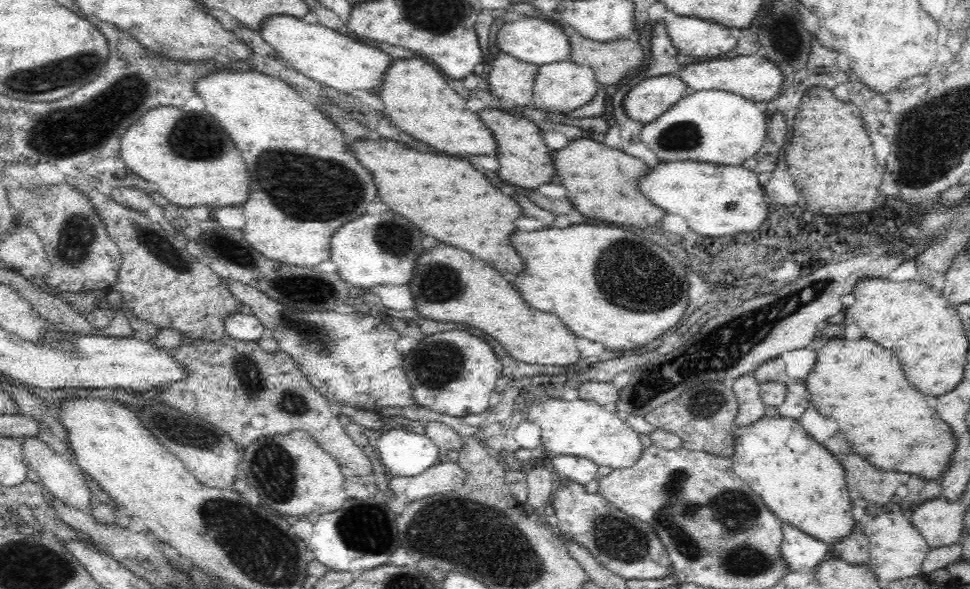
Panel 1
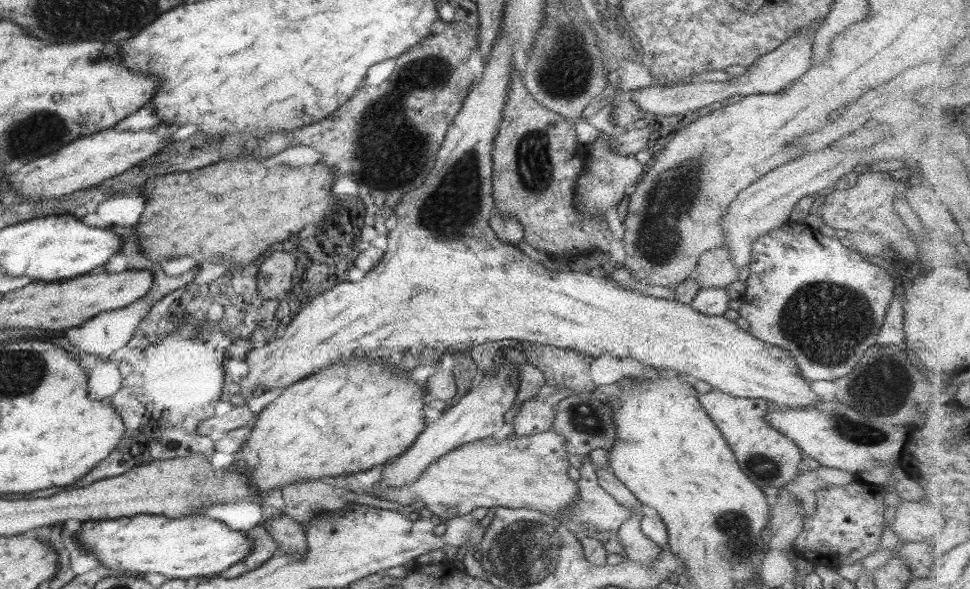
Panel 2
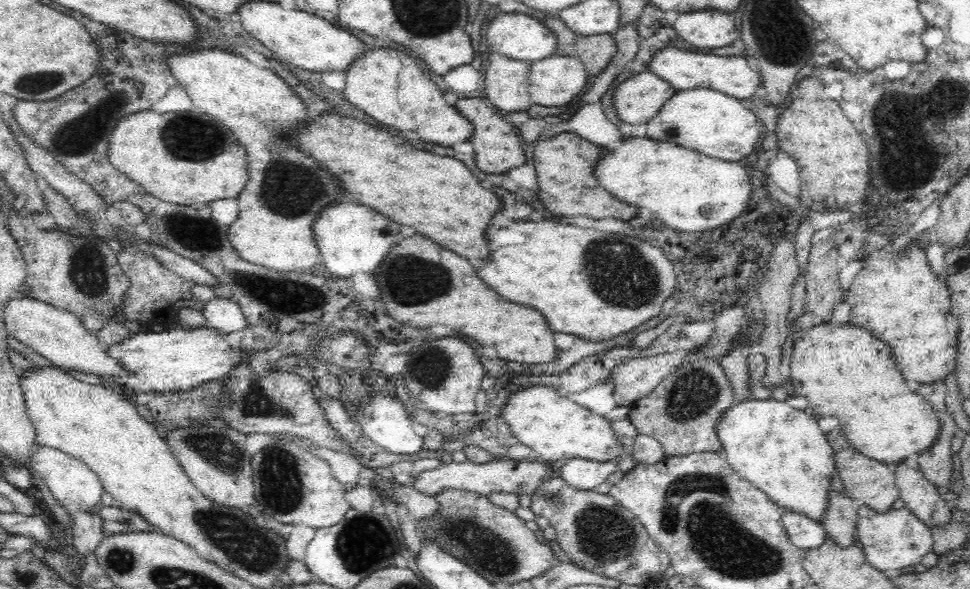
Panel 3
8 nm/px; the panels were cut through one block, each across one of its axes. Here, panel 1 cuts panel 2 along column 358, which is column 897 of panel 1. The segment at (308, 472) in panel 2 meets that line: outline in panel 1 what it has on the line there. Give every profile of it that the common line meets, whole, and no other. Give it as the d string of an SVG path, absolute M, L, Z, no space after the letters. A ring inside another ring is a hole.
M865 337L857 340L830 338L817 351L815 366L812 366L811 372L808 372L807 378L804 379L810 393L810 404L822 416L836 420L839 430L847 436L851 450L862 455L874 467L882 471L919 475L926 481L939 481L940 476L947 470L950 452L954 450L954 437L938 413L928 406L928 396L908 382L900 366L894 352Z

